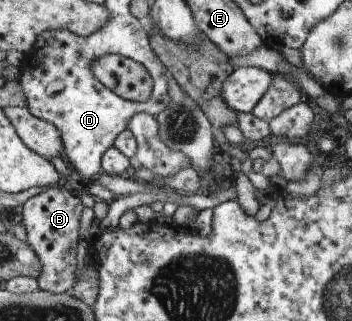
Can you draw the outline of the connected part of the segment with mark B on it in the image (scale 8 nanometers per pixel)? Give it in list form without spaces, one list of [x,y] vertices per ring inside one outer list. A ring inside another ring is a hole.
[[[64,184],[50,186],[44,193],[28,199],[18,210],[19,220],[27,232],[27,243],[40,259],[43,267],[37,278],[39,289],[44,292],[62,294],[69,292],[75,285],[76,255],[80,237],[80,221],[84,206]]]

